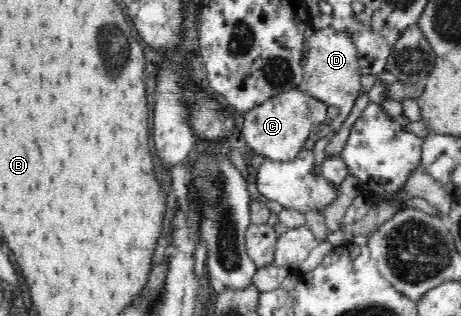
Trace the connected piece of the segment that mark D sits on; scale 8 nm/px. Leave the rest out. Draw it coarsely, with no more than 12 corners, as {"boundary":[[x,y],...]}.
{"boundary":[[332,26],[306,38],[302,89],[342,117],[361,91],[353,40]]}

